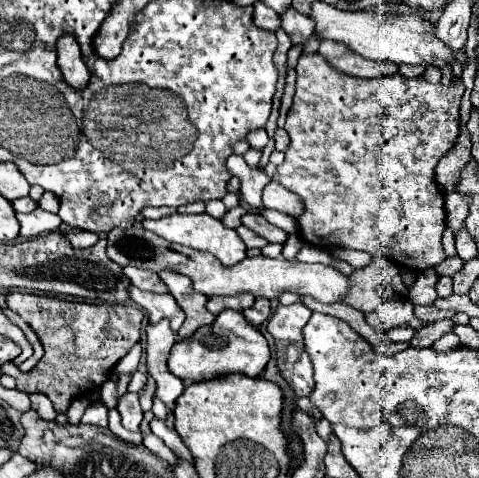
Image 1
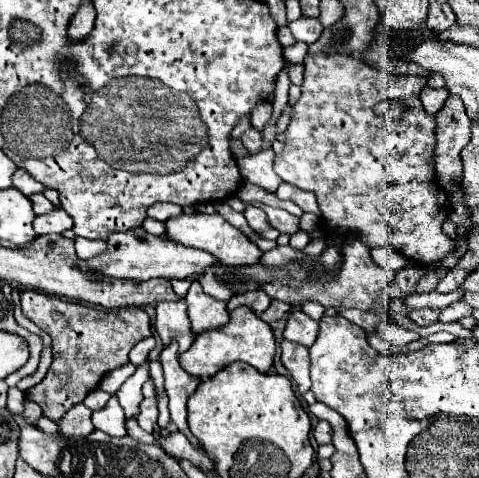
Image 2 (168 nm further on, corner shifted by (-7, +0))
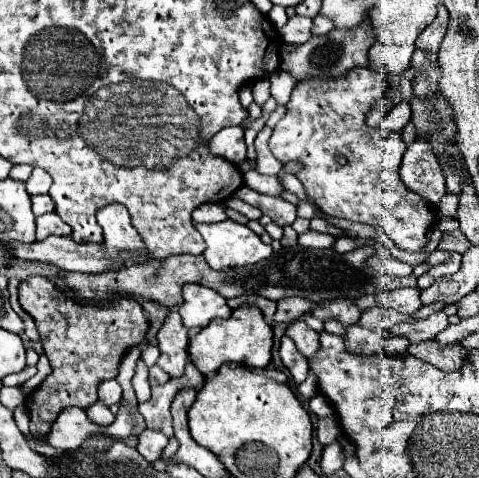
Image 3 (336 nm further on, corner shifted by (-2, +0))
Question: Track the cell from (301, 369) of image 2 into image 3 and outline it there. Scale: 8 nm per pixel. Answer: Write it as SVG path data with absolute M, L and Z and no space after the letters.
M285 335L285 337L281 339L281 349L279 349L279 353L281 353L283 365L289 369L289 373L291 373L293 379L295 379L295 383L297 383L297 385L303 383L305 377L307 377L307 373L309 373L309 361L307 361L307 357L303 357L303 355L297 351L297 347L295 347L295 343L293 343L291 337Z

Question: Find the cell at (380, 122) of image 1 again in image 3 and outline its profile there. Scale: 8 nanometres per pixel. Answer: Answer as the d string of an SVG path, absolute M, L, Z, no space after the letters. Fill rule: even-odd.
M371 67L351 69L351 73L339 79L323 77L323 79L301 81L295 85L291 99L285 105L287 113L277 123L269 139L269 147L281 163L287 161L303 163L303 171L297 173L297 179L303 183L309 199L315 201L323 209L323 213L363 225L373 225L375 229L385 233L399 249L421 251L425 245L427 231L435 225L435 215L429 203L425 203L417 193L409 191L399 179L399 163L405 153L405 143L401 139L401 133L393 133L383 127L371 129L365 125L367 111L373 107L377 99L383 97L385 91L387 91L387 77ZM337 155L347 157L347 163L339 165L335 161Z

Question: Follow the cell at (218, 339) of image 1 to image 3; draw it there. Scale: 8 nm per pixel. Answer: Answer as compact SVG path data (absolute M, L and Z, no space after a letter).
M243 305L231 313L229 319L211 321L201 333L191 339L189 355L195 367L205 373L205 377L213 375L223 363L235 361L253 369L263 369L271 361L273 349L273 329L265 323L263 313L255 305Z

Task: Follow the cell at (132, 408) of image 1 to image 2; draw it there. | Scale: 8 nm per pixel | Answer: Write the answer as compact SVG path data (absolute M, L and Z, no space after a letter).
M144 399L144 401L140 403L140 413L138 413L136 419L138 419L138 425L140 425L144 431L152 433L154 423L156 423L156 419L158 419L156 399Z

